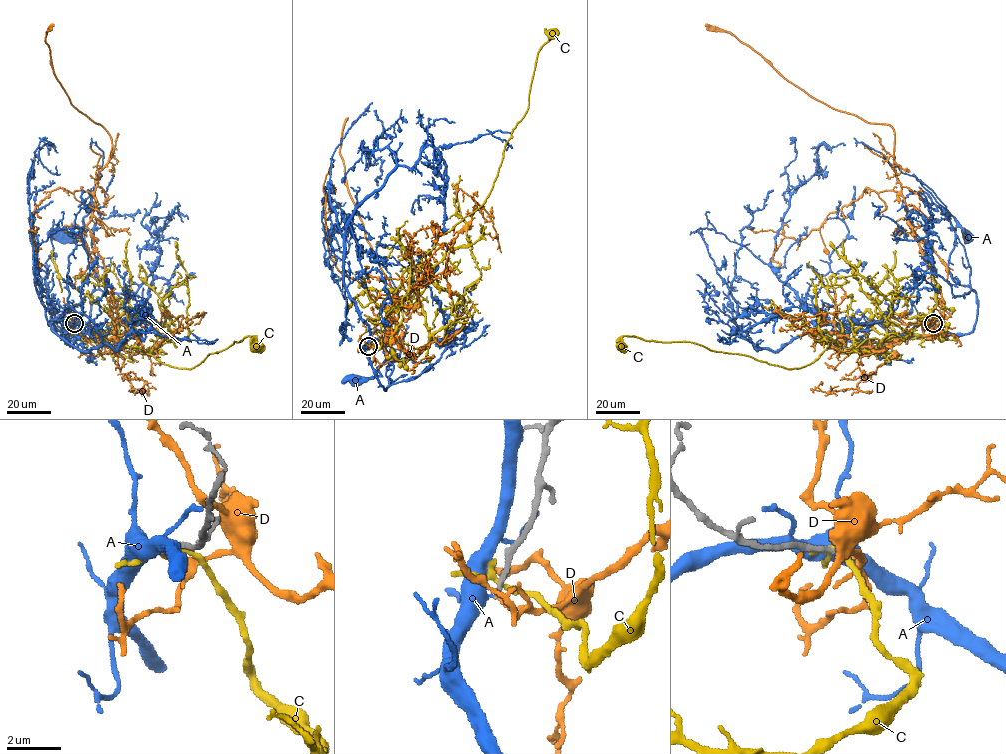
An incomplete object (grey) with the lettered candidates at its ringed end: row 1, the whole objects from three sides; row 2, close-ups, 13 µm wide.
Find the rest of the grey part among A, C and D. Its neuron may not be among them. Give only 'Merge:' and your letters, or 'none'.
Merge: D

